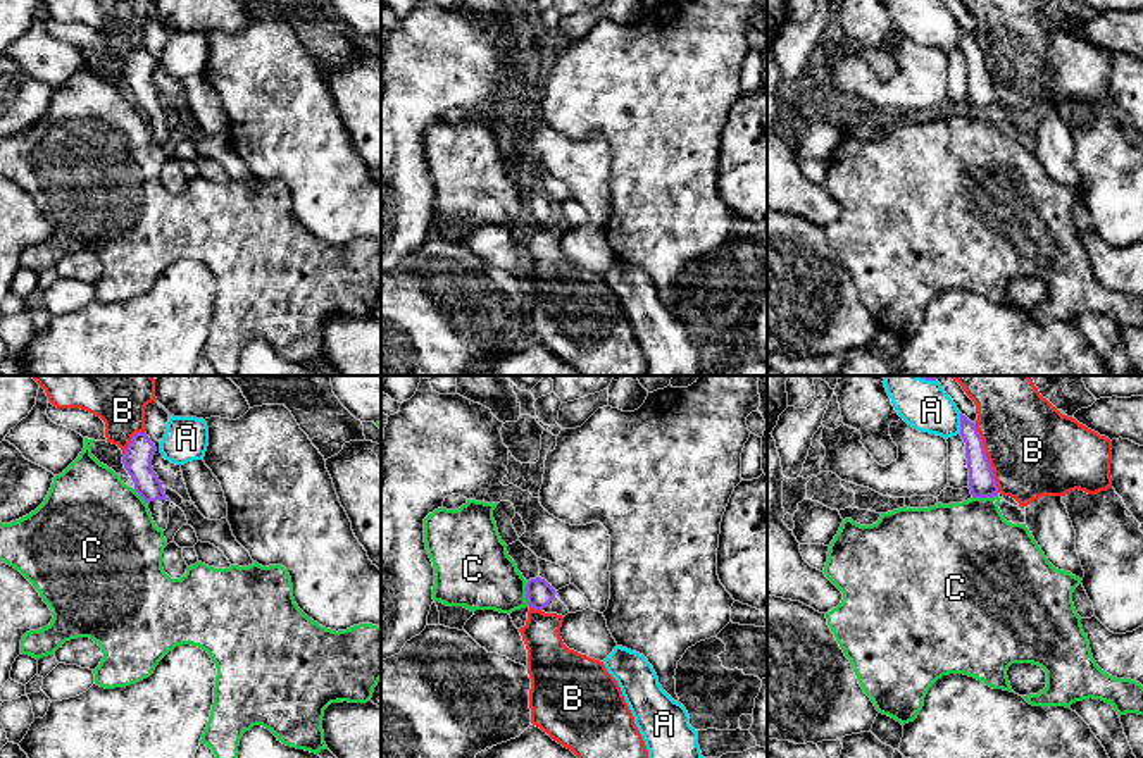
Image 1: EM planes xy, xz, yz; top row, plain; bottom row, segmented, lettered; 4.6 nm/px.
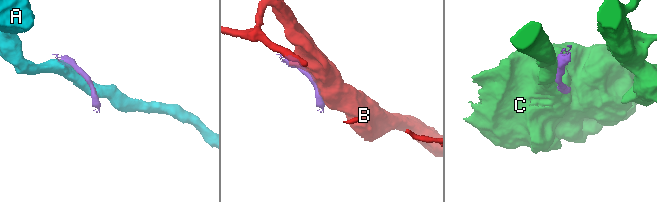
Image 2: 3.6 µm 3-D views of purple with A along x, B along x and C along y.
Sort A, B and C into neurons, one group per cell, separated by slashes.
A / B / C

